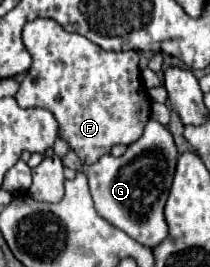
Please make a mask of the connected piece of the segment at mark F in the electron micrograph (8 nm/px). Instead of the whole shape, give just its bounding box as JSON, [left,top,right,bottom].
[16,19,150,163]

